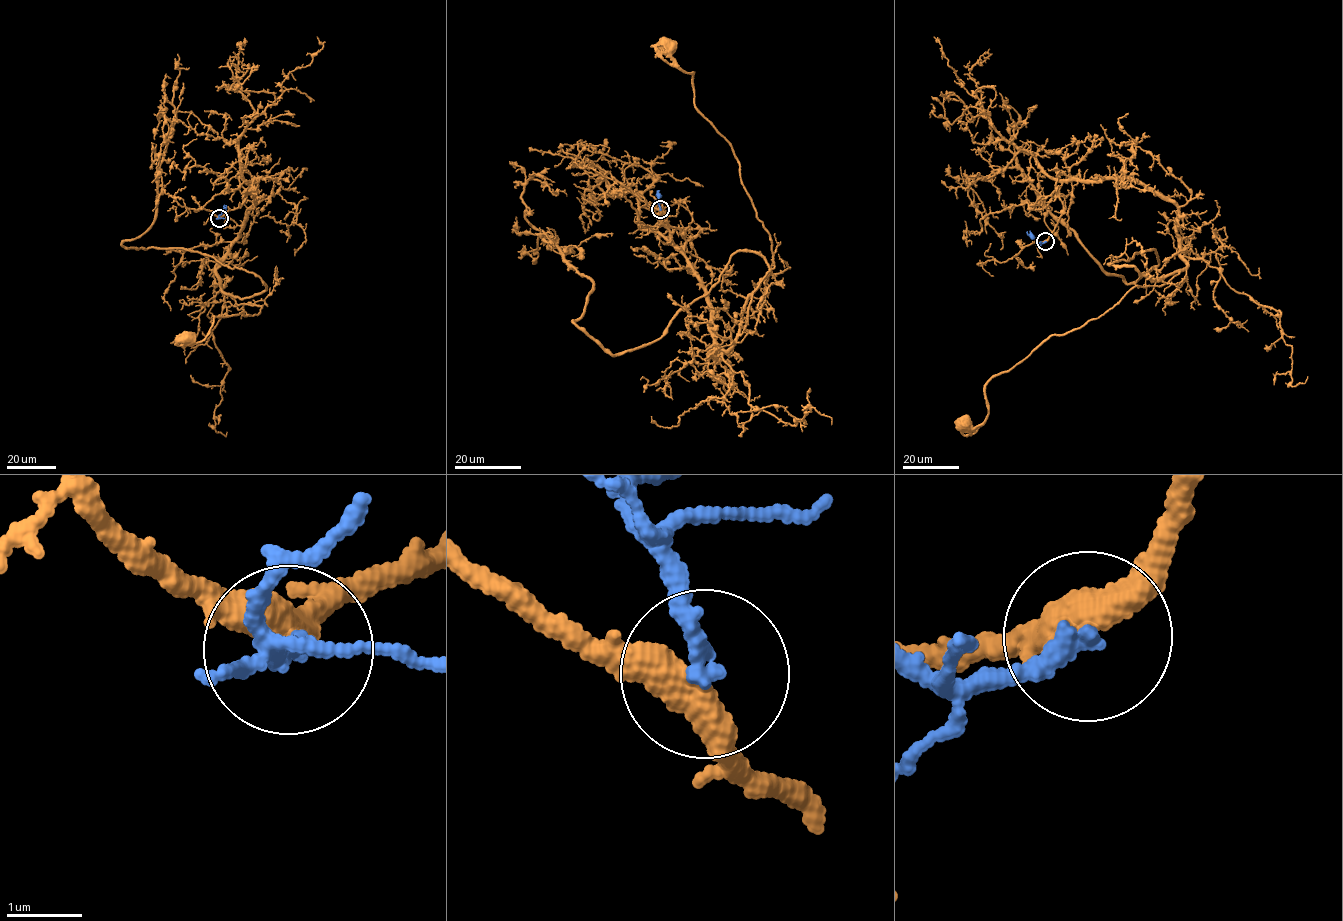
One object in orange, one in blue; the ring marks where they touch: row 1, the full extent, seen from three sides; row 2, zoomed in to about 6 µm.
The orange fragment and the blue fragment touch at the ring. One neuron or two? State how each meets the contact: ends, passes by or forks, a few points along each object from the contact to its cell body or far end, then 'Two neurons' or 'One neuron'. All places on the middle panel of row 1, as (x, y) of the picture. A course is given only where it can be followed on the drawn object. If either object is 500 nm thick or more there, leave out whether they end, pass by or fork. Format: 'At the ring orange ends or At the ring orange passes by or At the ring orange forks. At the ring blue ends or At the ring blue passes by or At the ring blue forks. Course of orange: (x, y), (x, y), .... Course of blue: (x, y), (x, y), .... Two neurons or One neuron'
At the ring orange passes by. At the ring blue ends. Course of orange: (660, 210), (686, 231), (716, 361), (773, 245), (669, 50). Course of blue: (660, 210), (658, 192). Two neurons

